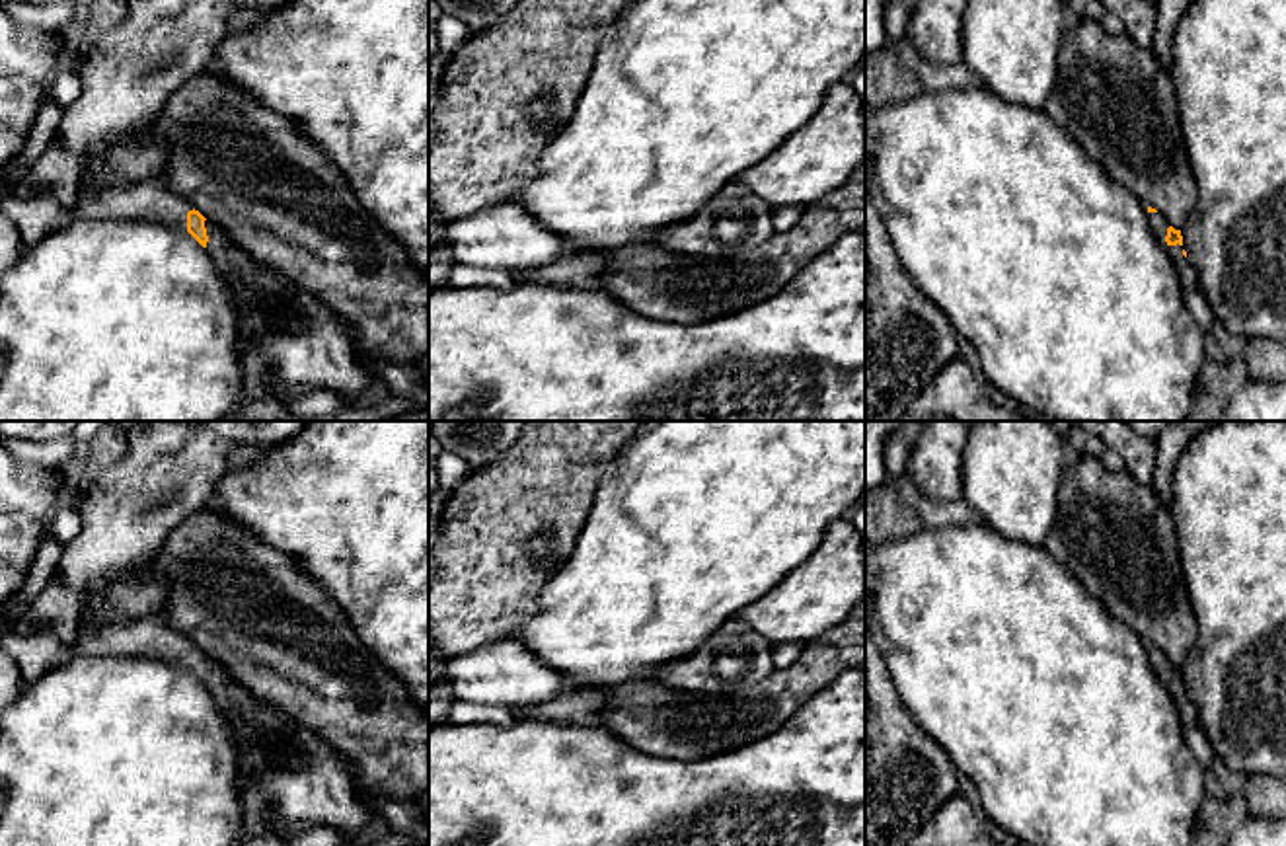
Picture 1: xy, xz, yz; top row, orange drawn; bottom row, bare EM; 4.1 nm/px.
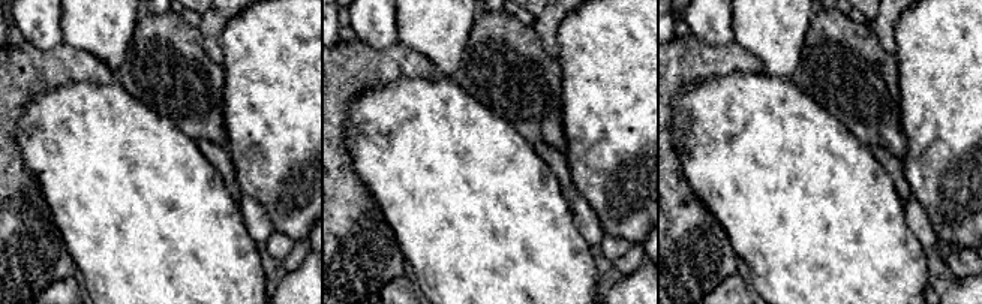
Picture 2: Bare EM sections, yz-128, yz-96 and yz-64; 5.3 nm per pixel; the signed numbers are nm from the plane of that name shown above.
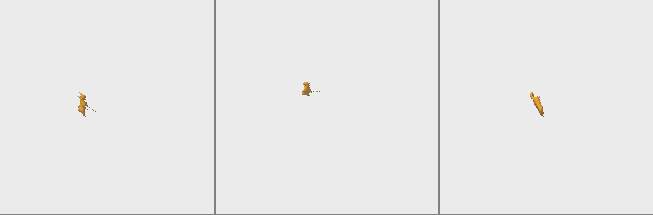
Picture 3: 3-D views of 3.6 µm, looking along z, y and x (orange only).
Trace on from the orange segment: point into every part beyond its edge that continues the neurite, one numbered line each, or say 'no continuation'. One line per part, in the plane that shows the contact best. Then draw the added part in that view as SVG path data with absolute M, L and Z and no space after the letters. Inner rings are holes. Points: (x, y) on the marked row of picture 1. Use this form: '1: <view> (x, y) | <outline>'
1: xy (127, 201) | M119 183L99 191L80 191L76 205L62 209L62 224L76 218L150 220L187 230L193 205L162 183Z
2: yz (1185, 271) | M1148 212L1148 216L1150 216L1152 230L1155 232L1155 236L1159 238L1163 250L1169 253L1169 257L1173 261L1173 267L1177 271L1183 294L1187 296L1187 292L1192 290L1194 285L1196 285L1194 267L1183 255L1183 250L1185 250L1183 246L1179 246L1179 244L1177 246L1169 246L1165 242L1169 222L1159 212Z

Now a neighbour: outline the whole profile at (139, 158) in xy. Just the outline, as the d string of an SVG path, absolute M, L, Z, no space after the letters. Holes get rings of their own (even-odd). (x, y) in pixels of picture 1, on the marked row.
M154 125L121 138L105 158L82 160L80 191L99 191L119 183L160 183L166 152Z

